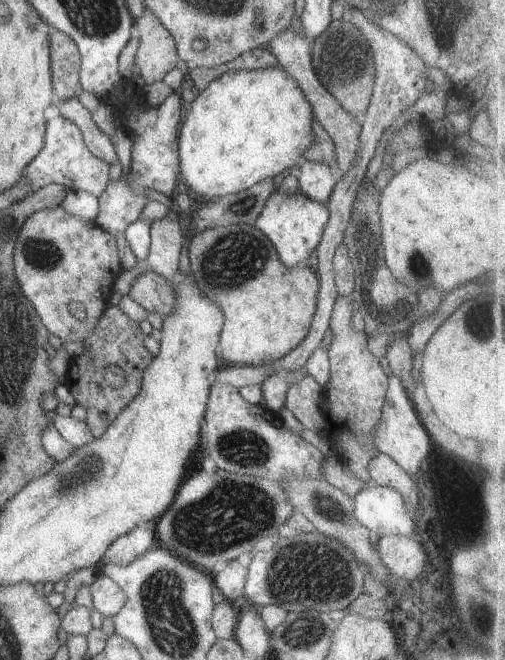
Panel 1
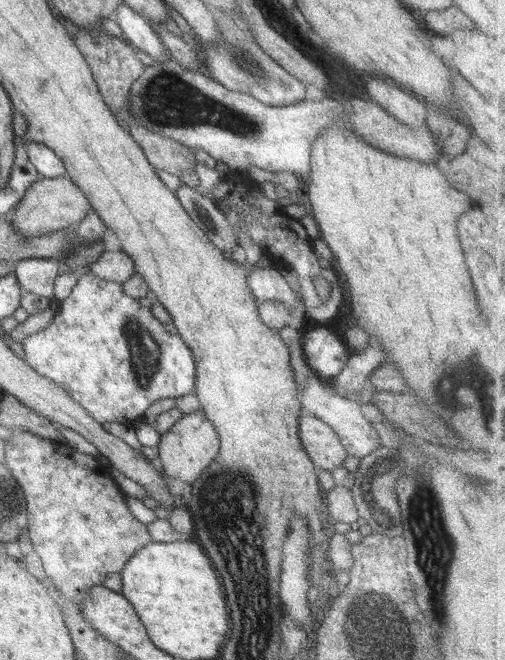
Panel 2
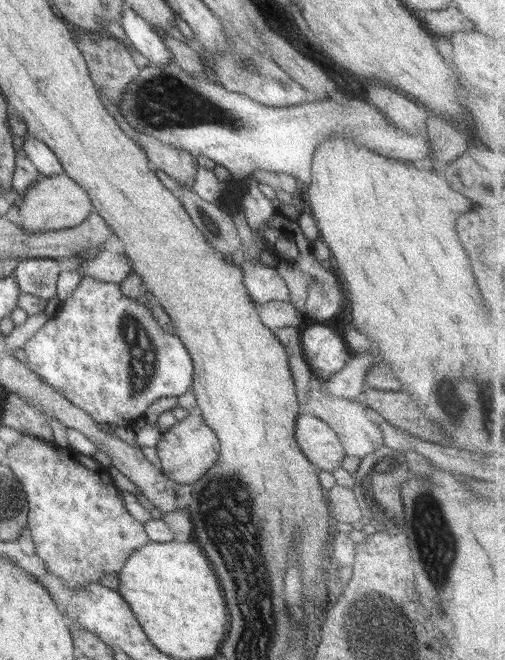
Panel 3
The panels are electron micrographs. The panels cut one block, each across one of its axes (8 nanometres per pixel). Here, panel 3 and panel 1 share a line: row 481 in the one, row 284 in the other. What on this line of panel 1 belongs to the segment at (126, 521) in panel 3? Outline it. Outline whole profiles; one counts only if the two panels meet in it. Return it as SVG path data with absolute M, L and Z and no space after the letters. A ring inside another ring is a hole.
M61 205L35 212L30 218L26 218L26 222L22 224L18 233L13 258L14 272L22 288L22 294L30 300L41 323L50 334L71 343L83 343L86 336L94 332L100 316L108 308L114 281L123 271L114 236L102 230L94 221L82 222L74 216L68 216ZM70 302L84 304L86 307L84 320L77 319L68 311Z

